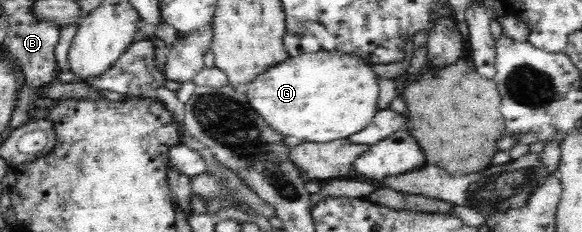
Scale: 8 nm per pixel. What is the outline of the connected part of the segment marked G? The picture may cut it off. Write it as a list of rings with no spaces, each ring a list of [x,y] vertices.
[[[320,51],[304,53],[296,57],[289,57],[282,63],[275,64],[268,71],[256,75],[246,84],[250,106],[263,118],[268,128],[286,135],[286,137],[300,137],[304,141],[326,143],[335,139],[348,138],[350,135],[362,131],[370,124],[378,110],[378,75],[372,69],[373,64],[362,61],[358,55],[346,55],[338,51]]]

